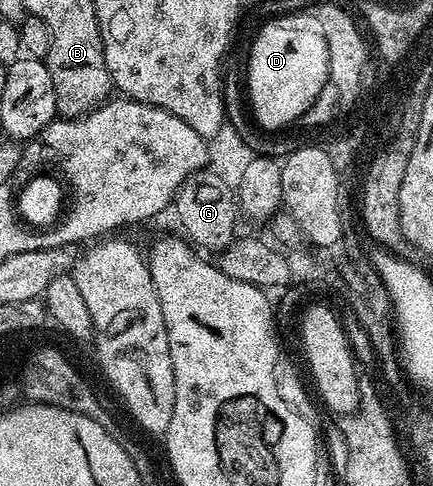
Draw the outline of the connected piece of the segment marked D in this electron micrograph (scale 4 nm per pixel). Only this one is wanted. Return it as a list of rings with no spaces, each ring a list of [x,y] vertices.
[[[265,28],[257,32],[255,45],[251,48],[251,65],[247,68],[247,88],[251,91],[251,108],[259,127],[268,130],[287,128],[294,125],[298,116],[303,116],[315,104],[315,99],[328,87],[331,72],[329,48],[325,42],[317,42],[317,37],[297,34],[295,30]]]

